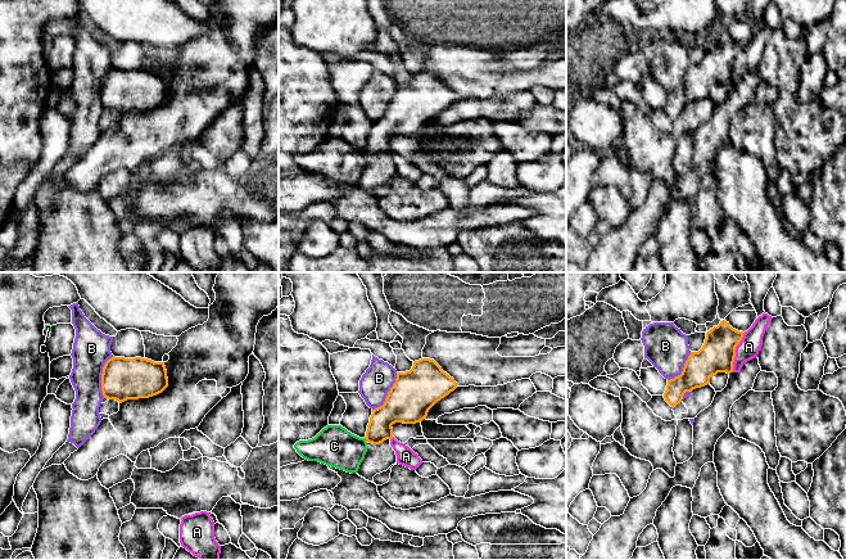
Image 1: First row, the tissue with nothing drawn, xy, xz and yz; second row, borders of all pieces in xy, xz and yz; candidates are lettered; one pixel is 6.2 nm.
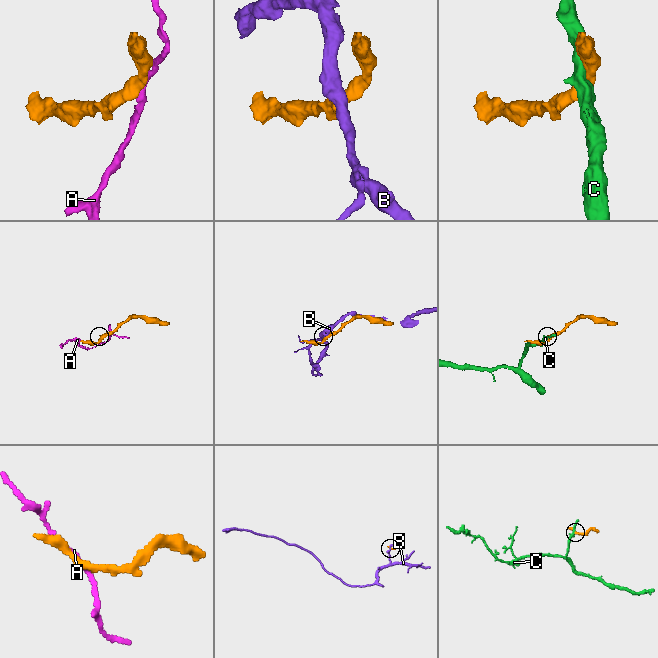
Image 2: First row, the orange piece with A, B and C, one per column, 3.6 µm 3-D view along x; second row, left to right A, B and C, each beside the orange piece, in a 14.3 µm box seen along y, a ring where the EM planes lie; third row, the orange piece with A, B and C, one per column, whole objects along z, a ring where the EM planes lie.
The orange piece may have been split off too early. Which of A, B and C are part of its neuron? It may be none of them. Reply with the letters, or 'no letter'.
no letter

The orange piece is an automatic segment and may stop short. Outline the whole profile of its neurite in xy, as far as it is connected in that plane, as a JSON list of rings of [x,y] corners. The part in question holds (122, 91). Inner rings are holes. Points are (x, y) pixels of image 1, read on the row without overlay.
[[[112,69],[101,86],[104,110],[119,116],[127,112],[149,110],[162,105],[168,99],[164,74],[148,71]]]

